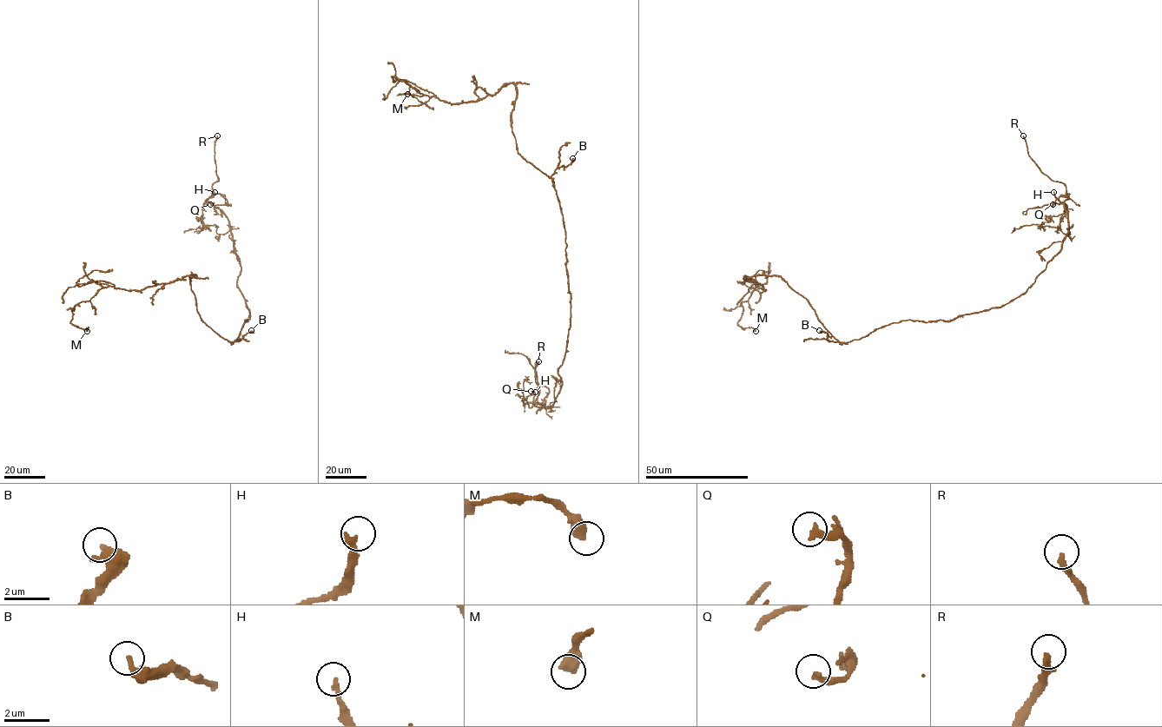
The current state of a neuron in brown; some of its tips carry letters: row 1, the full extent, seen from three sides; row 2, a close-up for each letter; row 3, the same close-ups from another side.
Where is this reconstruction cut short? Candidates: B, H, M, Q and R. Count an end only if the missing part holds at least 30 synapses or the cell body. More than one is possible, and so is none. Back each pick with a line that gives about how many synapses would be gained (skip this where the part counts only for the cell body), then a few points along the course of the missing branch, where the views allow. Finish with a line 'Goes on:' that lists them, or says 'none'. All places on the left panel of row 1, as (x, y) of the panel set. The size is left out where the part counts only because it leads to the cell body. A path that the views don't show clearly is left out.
H: about 30 synapses
Goes on: H, R

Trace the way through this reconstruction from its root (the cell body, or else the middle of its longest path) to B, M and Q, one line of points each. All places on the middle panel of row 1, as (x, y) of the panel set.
B: (563, 214), (551, 175), (557, 168), (567, 166), (572, 158)
M: (563, 214), (553, 181), (518, 152), (512, 83), (475, 101), (451, 103), (392, 76), (408, 84), (407, 94)
Q: (563, 214), (571, 321), (566, 352), (557, 372), (561, 388), (551, 407), (535, 404), (535, 393), (531, 391)

